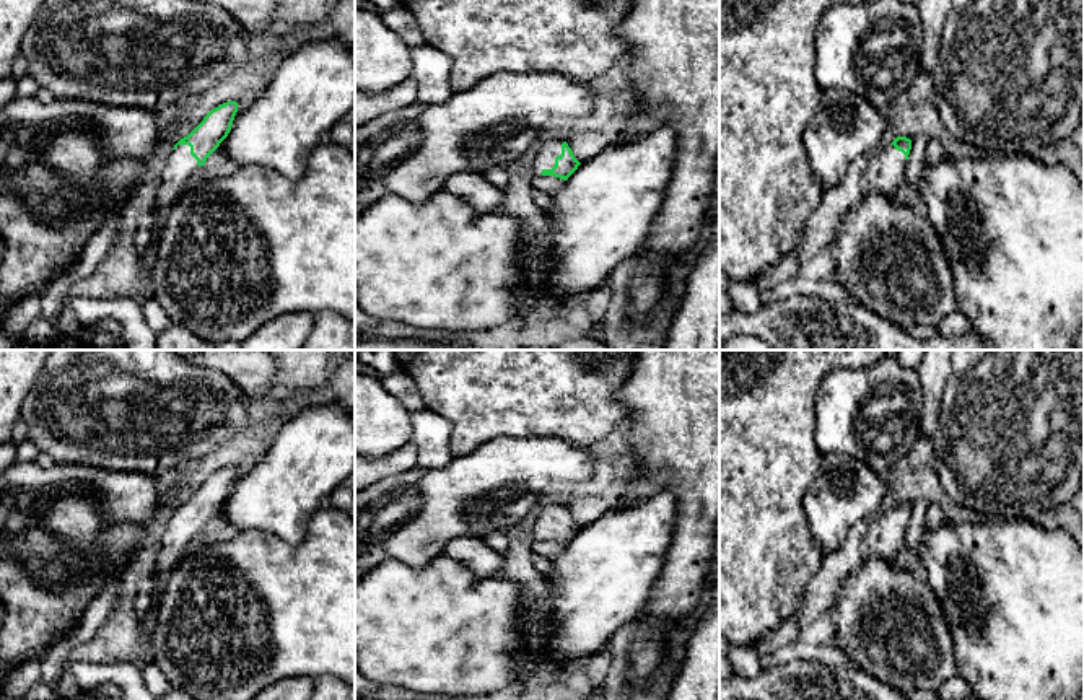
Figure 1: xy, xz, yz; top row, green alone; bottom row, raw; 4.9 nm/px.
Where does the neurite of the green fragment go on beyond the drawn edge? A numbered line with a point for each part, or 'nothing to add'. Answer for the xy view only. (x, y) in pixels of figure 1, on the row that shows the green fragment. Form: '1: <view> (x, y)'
1: xy (181, 165)

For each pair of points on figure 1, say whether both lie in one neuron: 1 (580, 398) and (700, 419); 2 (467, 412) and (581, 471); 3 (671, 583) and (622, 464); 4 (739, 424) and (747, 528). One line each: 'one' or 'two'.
1: two
2: two
3: two
4: one

